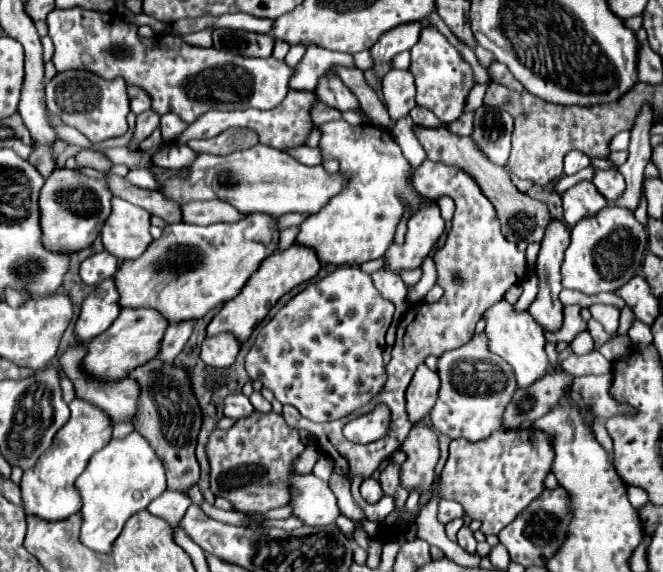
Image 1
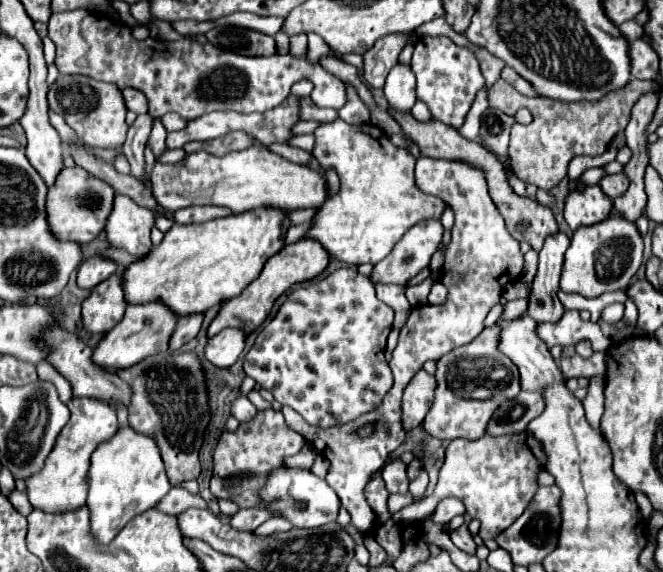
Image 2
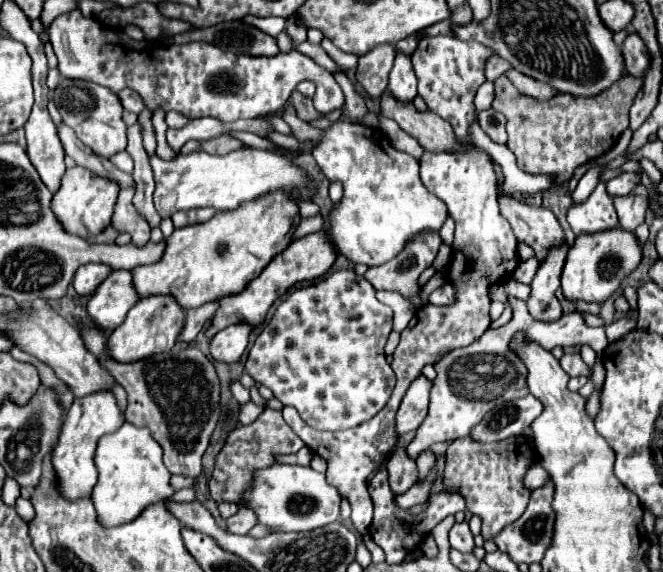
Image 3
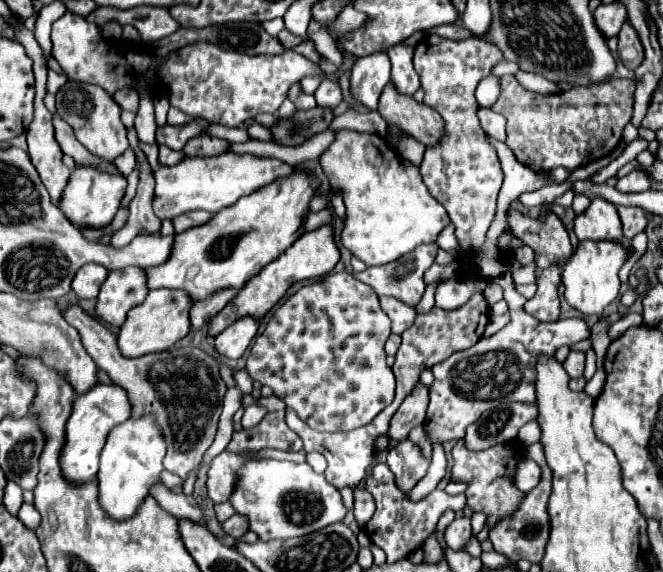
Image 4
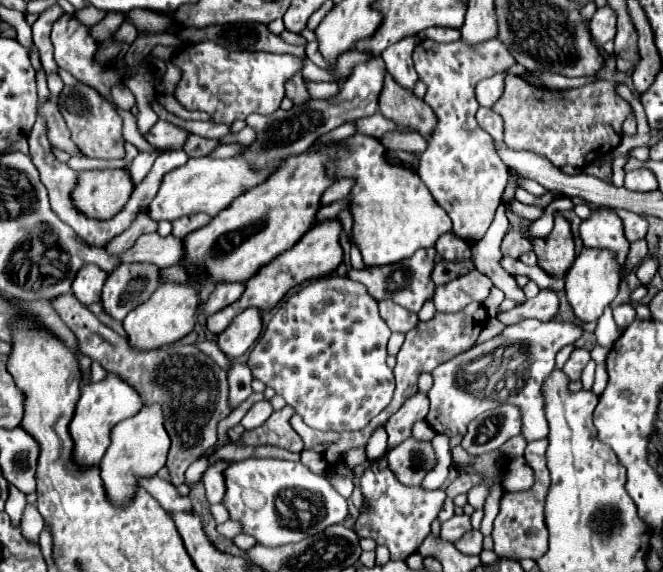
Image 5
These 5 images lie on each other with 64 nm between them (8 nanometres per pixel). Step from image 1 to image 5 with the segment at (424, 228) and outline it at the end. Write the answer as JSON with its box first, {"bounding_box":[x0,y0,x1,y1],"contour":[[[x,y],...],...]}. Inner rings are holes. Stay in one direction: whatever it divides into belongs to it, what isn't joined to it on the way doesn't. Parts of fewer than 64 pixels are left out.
{"bounding_box":[348,248,436,312],"contour":[[[420,248],[416,250],[408,260],[400,260],[398,264],[388,264],[384,268],[364,268],[364,270],[350,270],[348,276],[356,282],[362,282],[368,292],[376,298],[376,300],[394,300],[396,304],[418,312],[422,308],[422,304],[432,298],[434,294],[434,282],[430,280],[430,272],[434,268],[434,256],[436,256],[436,248]]]}

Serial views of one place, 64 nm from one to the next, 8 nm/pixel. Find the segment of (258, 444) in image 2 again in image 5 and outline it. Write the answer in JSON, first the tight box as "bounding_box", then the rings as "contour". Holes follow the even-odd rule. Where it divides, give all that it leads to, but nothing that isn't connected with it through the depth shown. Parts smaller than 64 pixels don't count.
{"bounding_box":[204,406,304,504],"contour":[[[284,406],[278,412],[272,412],[272,416],[266,420],[264,426],[244,432],[236,444],[240,446],[278,446],[290,452],[302,452],[304,448],[302,440],[290,426],[292,414],[294,410],[288,406]],[[218,460],[216,464],[212,464],[204,476],[204,488],[206,488],[206,498],[210,504],[218,504],[224,500],[224,492],[226,492],[226,484],[224,484],[224,470],[228,468],[226,460]]]}

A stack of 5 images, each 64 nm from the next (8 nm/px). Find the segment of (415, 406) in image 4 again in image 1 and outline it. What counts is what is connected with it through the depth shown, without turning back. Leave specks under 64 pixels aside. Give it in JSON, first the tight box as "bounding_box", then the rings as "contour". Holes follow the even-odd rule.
{"bounding_box":[406,364,440,424],"contour":[[[420,364],[406,392],[406,408],[412,424],[422,420],[432,410],[438,390],[440,390],[440,376],[426,364]]]}

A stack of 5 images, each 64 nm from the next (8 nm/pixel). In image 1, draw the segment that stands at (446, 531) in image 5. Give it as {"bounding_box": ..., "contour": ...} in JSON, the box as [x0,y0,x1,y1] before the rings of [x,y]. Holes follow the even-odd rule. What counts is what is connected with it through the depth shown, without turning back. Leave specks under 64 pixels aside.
{"bounding_box":[458,526,476,552],"contour":[[[462,526],[458,530],[458,544],[466,550],[466,552],[476,552],[476,538],[472,536],[472,530],[468,526]]]}

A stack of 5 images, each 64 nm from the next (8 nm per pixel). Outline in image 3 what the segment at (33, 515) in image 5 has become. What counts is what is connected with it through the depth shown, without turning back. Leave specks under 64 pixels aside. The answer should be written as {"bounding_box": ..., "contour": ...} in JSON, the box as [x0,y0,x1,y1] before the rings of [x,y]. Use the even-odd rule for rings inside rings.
{"bounding_box":[16,496,34,522],"contour":[[[20,496],[20,498],[16,500],[16,512],[18,512],[18,514],[20,514],[20,518],[24,518],[26,522],[28,522],[28,520],[32,520],[32,512],[34,512],[32,502]]]}

